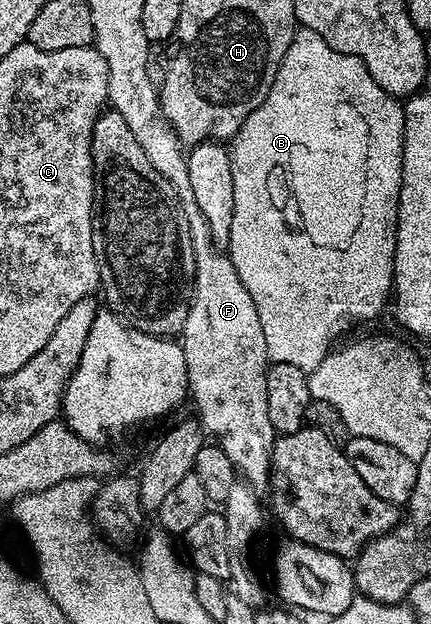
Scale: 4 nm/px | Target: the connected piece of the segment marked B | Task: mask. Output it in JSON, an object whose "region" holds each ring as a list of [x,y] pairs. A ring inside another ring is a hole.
{"region":[[[300,27],[295,33],[293,42],[289,46],[289,50],[283,56],[281,66],[275,75],[273,86],[269,90],[269,94],[265,98],[265,102],[261,102],[261,106],[257,106],[257,110],[253,110],[253,114],[249,114],[249,118],[245,118],[245,122],[240,126],[239,133],[233,137],[233,145],[230,149],[231,169],[233,170],[233,222],[231,223],[231,243],[229,245],[229,255],[233,266],[237,270],[239,280],[245,286],[245,290],[249,290],[249,298],[253,298],[253,306],[257,306],[257,318],[261,318],[261,330],[265,330],[265,346],[267,347],[268,357],[277,364],[292,364],[298,368],[310,365],[312,362],[318,362],[327,357],[327,353],[332,351],[335,339],[342,332],[347,332],[354,326],[358,320],[371,320],[383,307],[388,307],[389,301],[393,296],[393,285],[395,282],[395,238],[394,231],[399,222],[399,187],[403,184],[403,135],[405,134],[405,108],[396,97],[389,95],[385,90],[381,90],[381,86],[377,86],[377,82],[367,72],[367,68],[358,60],[356,56],[350,56],[344,52],[333,50],[333,46],[329,46],[329,42],[325,42],[325,38],[321,38],[313,30]]]}

